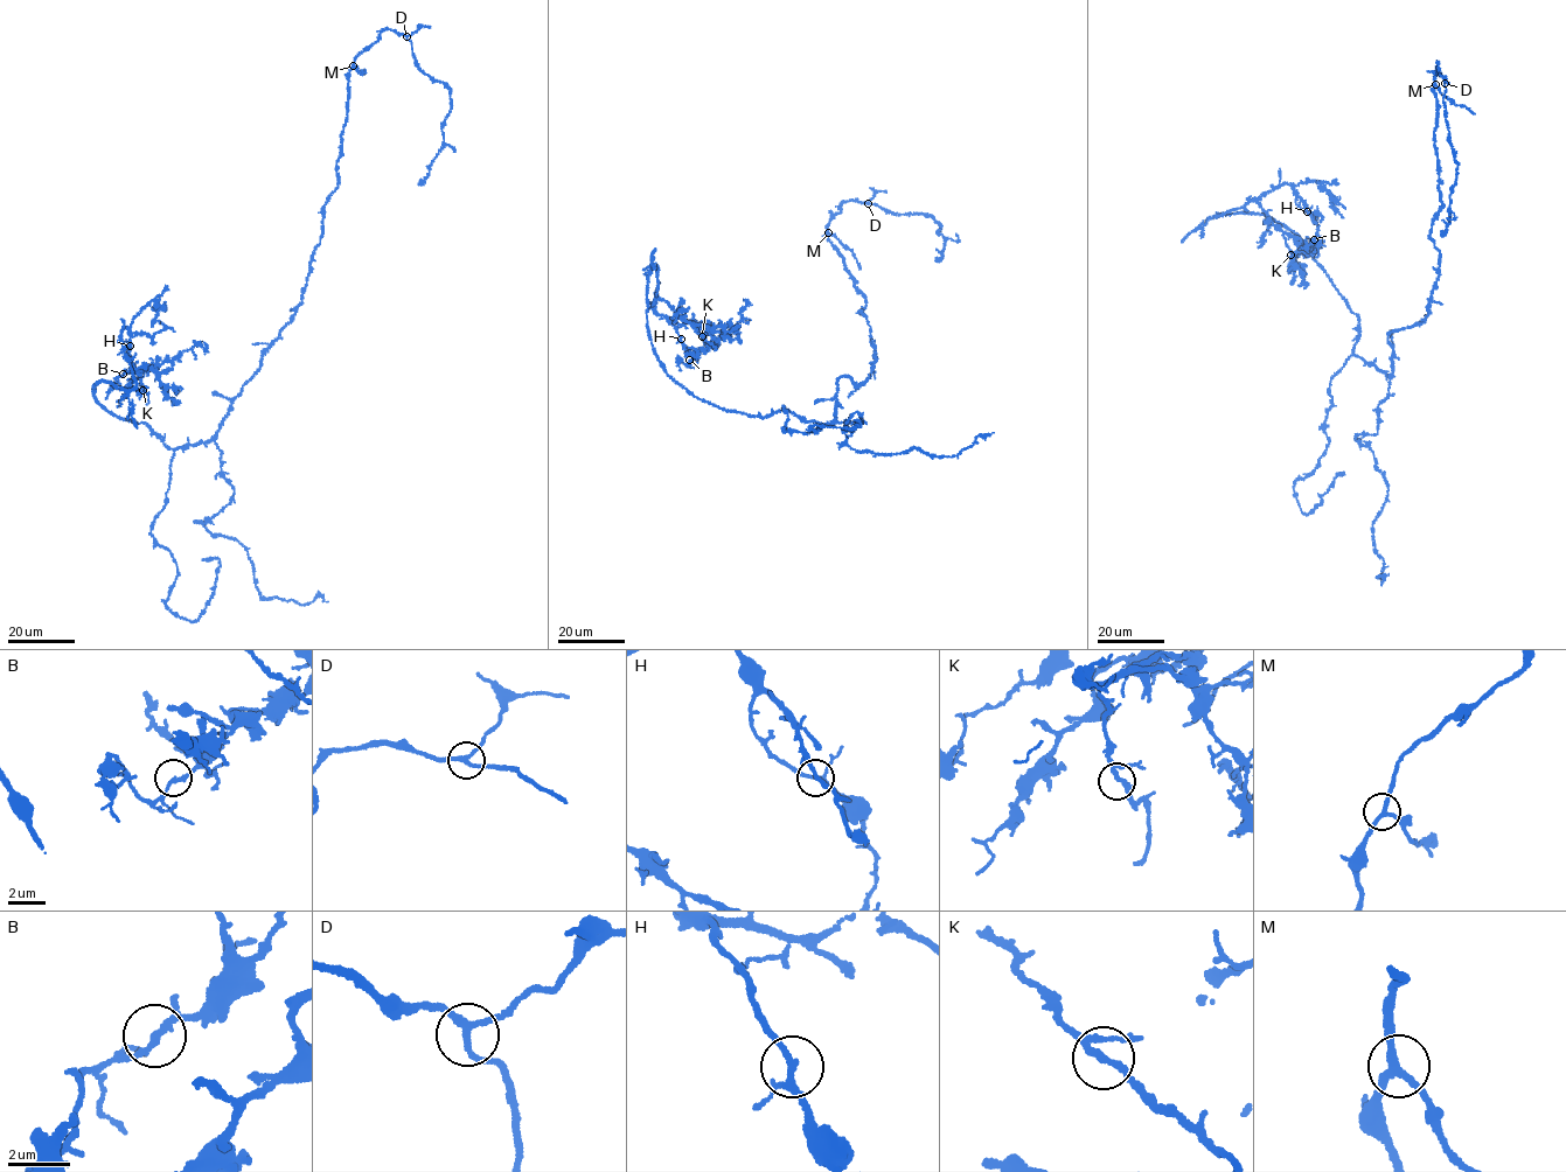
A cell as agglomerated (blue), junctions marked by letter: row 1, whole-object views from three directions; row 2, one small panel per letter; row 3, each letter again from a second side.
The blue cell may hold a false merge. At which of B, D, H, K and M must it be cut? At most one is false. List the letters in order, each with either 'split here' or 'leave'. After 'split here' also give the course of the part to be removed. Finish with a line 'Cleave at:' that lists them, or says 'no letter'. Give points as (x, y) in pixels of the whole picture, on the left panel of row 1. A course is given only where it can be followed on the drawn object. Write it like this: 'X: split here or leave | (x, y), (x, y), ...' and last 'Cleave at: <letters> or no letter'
B: leave
D: leave
H: leave
K: leave
M: leave
Cleave at: no letter

